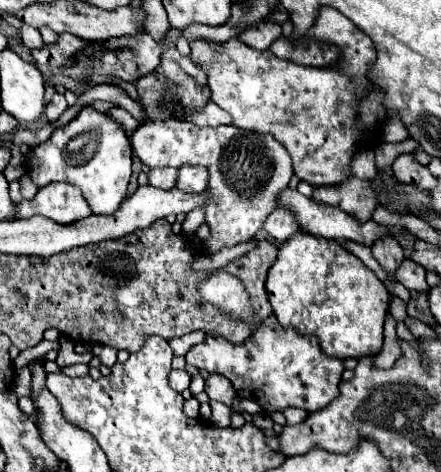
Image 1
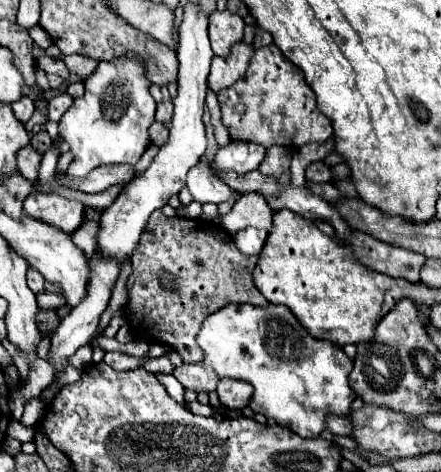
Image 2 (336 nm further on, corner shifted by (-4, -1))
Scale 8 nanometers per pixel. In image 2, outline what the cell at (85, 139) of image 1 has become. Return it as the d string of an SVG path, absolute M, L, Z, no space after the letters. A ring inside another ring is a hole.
M125 57L113 63L101 61L93 75L85 79L85 95L75 99L73 105L67 109L63 119L59 121L59 135L69 143L69 149L73 153L73 161L67 169L67 173L73 179L87 177L97 165L107 163L129 163L135 165L145 149L149 147L149 135L147 129L155 119L155 99L149 93L149 81L145 77L143 65L137 57Z

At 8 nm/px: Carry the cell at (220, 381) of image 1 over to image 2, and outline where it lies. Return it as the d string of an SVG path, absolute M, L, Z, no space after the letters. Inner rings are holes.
M221 379L217 385L217 395L221 405L229 409L243 409L249 403L249 397L253 395L253 387L245 381Z

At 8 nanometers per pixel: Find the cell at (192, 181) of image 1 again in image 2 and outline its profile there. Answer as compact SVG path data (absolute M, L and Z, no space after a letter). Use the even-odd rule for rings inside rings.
M231 141L229 145L217 149L213 165L223 173L227 171L249 173L259 167L263 157L265 157L263 145L249 143L249 141Z

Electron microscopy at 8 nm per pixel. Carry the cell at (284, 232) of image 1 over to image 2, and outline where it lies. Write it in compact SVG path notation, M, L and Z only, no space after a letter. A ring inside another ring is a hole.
M247 227L243 231L239 231L233 239L235 245L245 253L245 255L259 255L263 249L263 243L267 239L267 231L265 229L257 229L257 227Z

